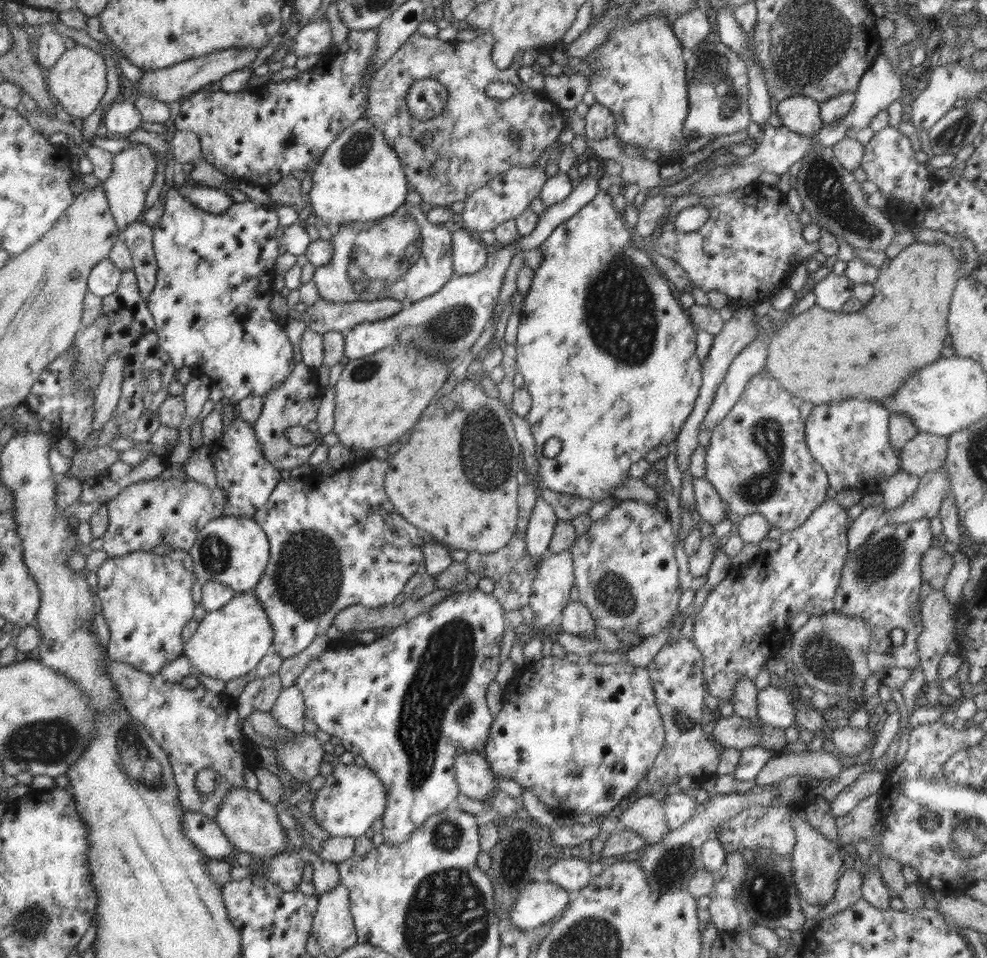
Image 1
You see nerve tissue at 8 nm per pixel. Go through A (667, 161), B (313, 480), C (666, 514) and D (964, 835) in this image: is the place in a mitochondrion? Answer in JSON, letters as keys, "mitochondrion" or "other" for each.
{"A":"other","B":"other","C":"other","D":"mitochondrion"}

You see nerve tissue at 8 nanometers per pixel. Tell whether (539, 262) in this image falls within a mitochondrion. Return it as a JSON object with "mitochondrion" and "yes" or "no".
{"mitochondrion":"no"}

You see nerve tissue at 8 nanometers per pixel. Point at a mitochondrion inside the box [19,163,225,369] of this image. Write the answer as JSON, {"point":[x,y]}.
{"point":[45,307]}

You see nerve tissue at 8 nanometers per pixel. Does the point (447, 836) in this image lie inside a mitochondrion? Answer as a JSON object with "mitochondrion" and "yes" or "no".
{"mitochondrion":"yes"}

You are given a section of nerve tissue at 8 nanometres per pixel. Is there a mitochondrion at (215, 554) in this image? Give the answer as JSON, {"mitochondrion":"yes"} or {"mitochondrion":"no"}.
{"mitochondrion":"yes"}

